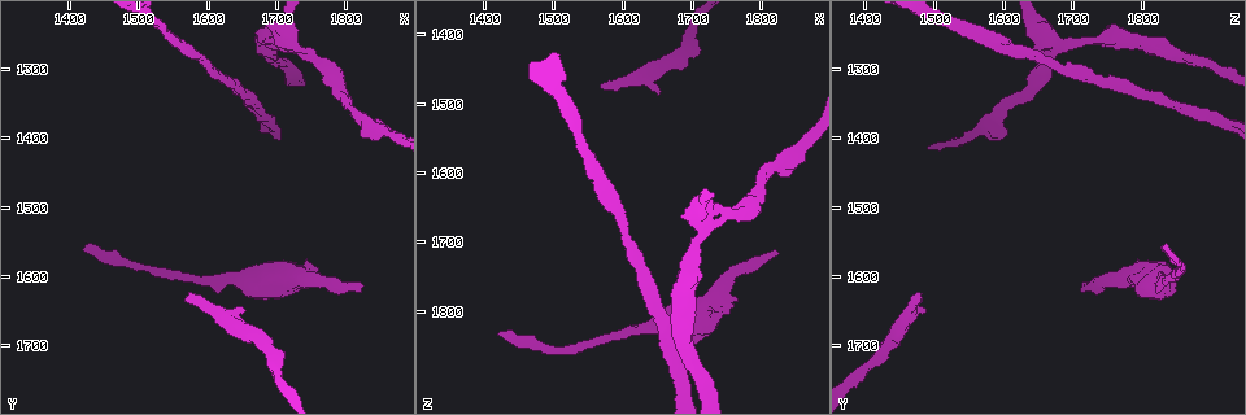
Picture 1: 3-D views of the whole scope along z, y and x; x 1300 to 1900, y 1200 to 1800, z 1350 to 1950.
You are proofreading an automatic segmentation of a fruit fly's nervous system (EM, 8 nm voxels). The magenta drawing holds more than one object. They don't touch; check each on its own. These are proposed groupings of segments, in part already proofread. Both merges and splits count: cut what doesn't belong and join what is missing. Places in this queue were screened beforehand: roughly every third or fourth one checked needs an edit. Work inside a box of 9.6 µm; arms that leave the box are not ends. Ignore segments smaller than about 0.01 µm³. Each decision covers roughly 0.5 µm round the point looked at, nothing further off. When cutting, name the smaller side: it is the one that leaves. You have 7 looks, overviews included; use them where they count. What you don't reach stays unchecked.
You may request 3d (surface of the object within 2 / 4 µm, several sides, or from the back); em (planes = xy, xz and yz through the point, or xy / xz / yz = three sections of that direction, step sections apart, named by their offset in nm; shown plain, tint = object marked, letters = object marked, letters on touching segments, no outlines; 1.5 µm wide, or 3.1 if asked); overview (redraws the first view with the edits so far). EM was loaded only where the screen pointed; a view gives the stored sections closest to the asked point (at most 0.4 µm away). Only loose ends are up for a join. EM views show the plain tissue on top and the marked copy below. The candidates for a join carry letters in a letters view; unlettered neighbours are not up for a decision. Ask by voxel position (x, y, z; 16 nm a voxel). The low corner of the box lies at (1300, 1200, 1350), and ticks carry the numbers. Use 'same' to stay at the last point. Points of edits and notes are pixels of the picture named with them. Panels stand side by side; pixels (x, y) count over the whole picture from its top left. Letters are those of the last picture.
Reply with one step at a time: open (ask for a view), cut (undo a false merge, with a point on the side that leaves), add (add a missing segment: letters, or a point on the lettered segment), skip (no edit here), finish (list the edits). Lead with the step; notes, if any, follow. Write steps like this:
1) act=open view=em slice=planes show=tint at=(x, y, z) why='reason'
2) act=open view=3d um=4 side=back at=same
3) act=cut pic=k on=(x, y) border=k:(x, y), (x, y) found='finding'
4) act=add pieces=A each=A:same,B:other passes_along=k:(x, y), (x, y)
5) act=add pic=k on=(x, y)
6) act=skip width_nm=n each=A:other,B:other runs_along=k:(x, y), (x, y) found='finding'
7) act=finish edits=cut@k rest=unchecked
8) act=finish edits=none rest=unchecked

act=open view=3d um=2 at=(1745, 1600, 1770) why='calibre changes'

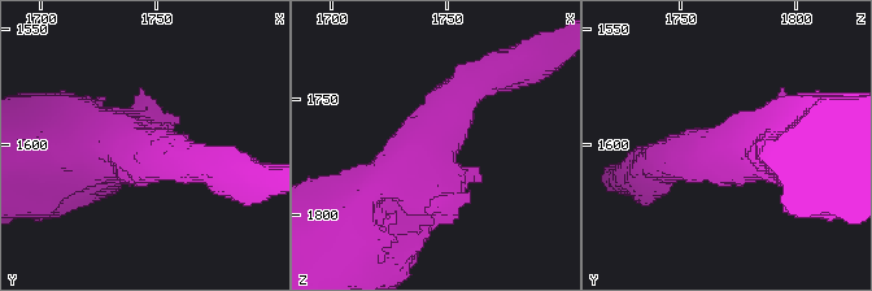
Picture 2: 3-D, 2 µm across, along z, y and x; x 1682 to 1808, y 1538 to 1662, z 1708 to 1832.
act=open view=em slice=planes show=tint at=(1742, 1604, 1772) arm_widths_nm=260,650

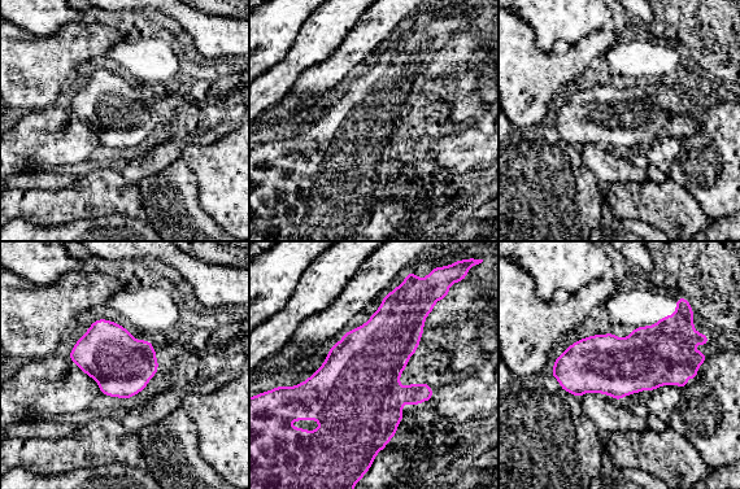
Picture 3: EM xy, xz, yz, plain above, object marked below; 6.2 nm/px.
act=open view=em slice=planes show=letters at=same

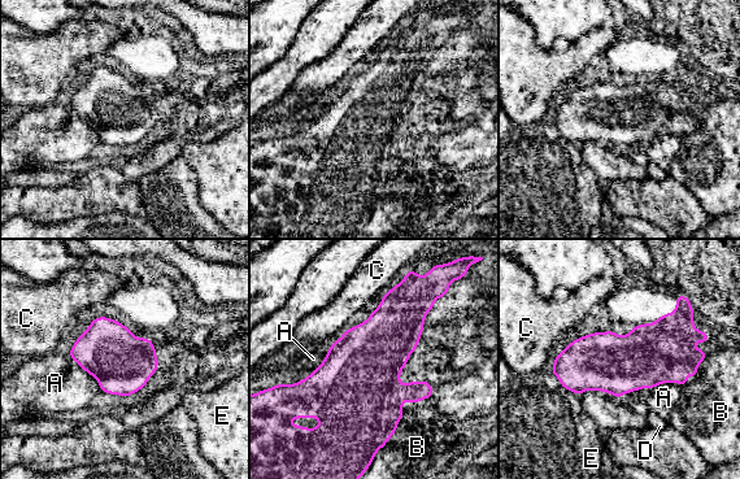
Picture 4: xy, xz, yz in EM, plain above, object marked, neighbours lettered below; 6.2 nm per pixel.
act=skip each=A:other,B:other,C:other,D:other,E:other border=4:(68, 353), (96, 379), (101, 390) found='continuous, no second neuron'

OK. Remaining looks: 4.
act=open view=3d um=4 at=(1570, 1630, 1470) why='an open end'

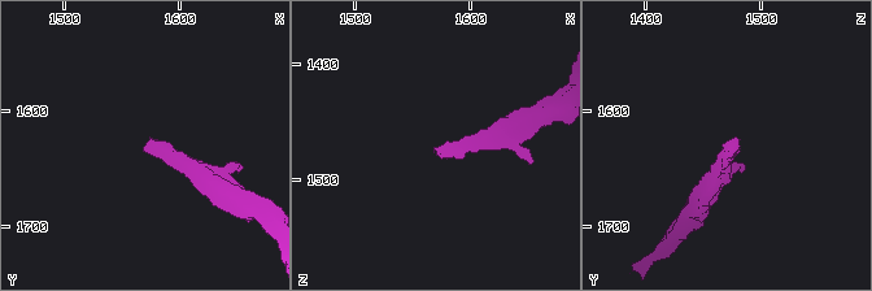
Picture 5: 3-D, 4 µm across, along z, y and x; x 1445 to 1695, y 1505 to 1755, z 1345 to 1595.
act=open view=em slice=planes show=letters at=(1568, 1632, 1472)

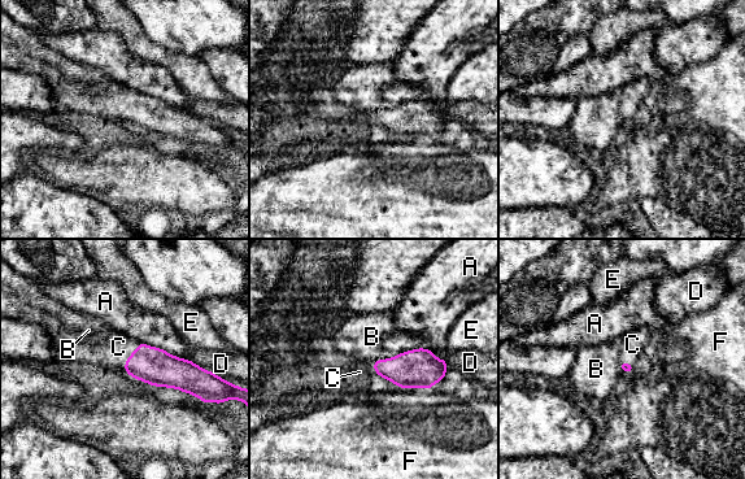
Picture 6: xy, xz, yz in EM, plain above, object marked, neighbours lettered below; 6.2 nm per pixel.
act=add pieces=C each=A:other,B:other,C:same,D:other,E:other,F:other passes_along=6:(152, 365), (129, 357), (118, 347) found='it goes on there'

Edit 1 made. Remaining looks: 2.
act=finish edits=add@6 rest=unchecked

